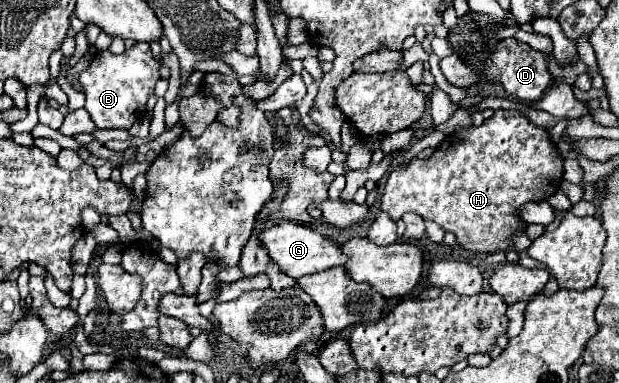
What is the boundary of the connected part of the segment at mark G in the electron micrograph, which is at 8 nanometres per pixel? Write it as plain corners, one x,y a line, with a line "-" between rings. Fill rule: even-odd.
283,221
271,227
265,227
259,235
261,243
267,247
269,257
279,265
279,269
287,275
291,275
293,279
299,279
303,275
311,275
311,273
319,273
323,269
335,267
335,265
345,265
347,263
347,255
341,251
341,243
337,243
331,237
321,235
319,231
301,225
301,223
291,223
291,221

